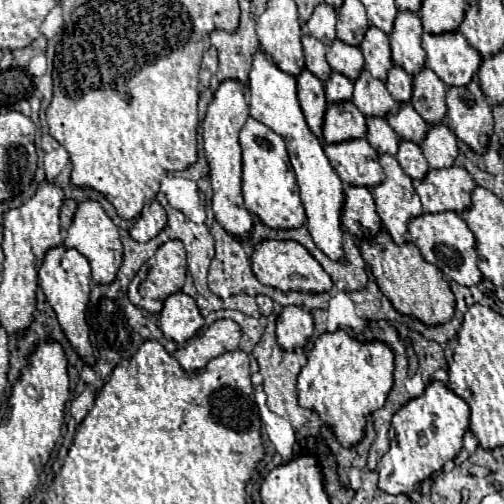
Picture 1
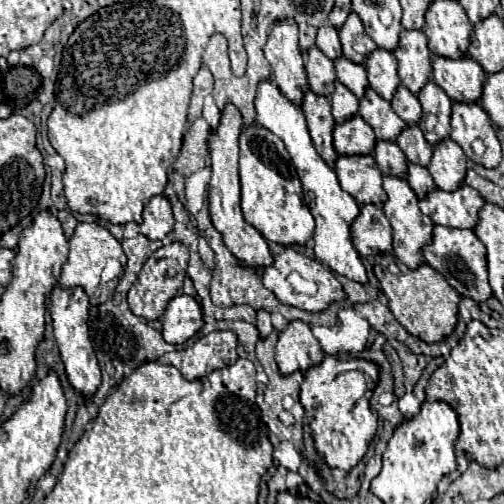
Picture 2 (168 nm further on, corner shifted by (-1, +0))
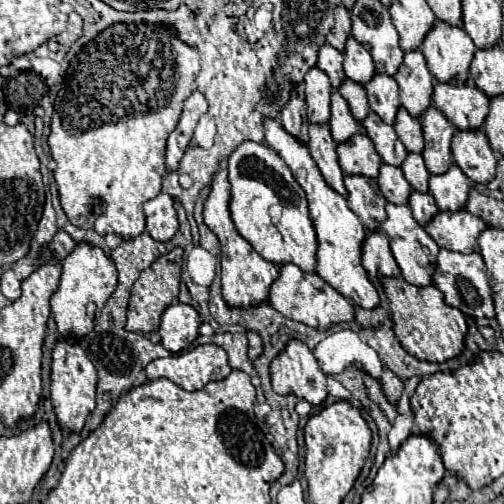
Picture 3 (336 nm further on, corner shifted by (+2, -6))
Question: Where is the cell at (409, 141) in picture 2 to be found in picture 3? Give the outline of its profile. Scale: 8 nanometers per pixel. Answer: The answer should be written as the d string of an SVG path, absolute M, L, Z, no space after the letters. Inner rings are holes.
M408 154L406 162L402 164L402 172L404 172L404 178L410 182L410 186L416 192L428 192L430 174L428 174L420 154Z

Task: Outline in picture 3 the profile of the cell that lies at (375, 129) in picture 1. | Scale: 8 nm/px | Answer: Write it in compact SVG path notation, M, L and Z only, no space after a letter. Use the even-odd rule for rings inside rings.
M382 164L380 176L378 176L378 186L380 186L380 190L382 190L382 194L386 196L388 202L392 202L392 204L408 204L412 188L406 182L400 168Z

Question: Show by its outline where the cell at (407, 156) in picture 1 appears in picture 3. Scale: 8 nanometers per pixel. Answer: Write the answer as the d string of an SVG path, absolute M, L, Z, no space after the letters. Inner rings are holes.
M412 192L408 206L412 208L414 220L416 220L422 228L434 218L434 214L438 214L438 206L436 206L436 202L434 202L434 198L432 198L430 194Z

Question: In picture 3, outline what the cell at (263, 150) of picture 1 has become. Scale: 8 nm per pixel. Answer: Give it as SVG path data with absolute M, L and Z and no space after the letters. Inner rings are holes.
M242 142L228 158L230 218L252 248L278 266L296 264L304 272L316 270L316 230L308 216L306 194L294 180L286 162L266 144Z

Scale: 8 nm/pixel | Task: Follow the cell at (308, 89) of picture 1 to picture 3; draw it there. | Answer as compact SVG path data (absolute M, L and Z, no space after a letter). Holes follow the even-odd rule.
M310 124L310 142L308 142L308 150L310 156L314 158L314 162L318 164L326 184L336 190L338 194L346 196L346 186L342 182L344 174L338 166L338 154L336 154L336 142L328 130L328 126L314 126Z

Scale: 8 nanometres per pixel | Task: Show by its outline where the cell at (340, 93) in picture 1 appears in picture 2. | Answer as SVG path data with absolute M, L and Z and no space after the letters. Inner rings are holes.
M335 82L335 92L331 94L331 108L333 118L339 124L341 120L345 120L345 116L353 116L353 112L357 112L357 98L341 82Z

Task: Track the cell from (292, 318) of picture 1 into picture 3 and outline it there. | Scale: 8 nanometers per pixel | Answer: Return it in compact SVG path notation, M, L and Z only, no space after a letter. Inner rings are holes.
M292 340L270 364L272 388L276 394L294 394L312 406L326 400L326 376L322 374L312 350L300 342Z

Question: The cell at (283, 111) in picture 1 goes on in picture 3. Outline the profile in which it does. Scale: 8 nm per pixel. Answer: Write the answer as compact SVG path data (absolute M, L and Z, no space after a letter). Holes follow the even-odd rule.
M266 118L266 120L264 120L264 128L266 128L266 144L268 144L270 148L274 148L274 150L278 152L278 156L288 164L288 168L292 170L296 182L298 182L298 184L304 188L304 192L306 192L308 208L310 208L310 218L312 218L314 228L316 228L316 234L318 234L318 266L316 266L316 274L318 274L320 278L324 278L324 280L326 280L334 290L338 290L344 298L348 298L354 306L360 306L360 308L366 308L366 310L376 308L376 306L380 304L378 292L376 292L376 288L372 286L372 282L368 280L368 274L366 274L366 270L362 268L362 262L360 262L360 258L362 258L362 242L364 242L364 238L366 238L366 228L362 226L360 218L348 208L346 198L340 196L336 190L332 190L332 188L324 182L324 178L322 178L322 174L320 174L316 162L312 160L308 148L306 148L302 142L298 142L294 136L290 136L290 134L282 128L282 124L276 122L276 120Z

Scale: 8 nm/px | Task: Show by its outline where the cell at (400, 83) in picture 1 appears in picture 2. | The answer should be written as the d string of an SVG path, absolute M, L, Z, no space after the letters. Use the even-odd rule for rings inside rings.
M399 84L393 100L393 110L401 116L401 120L405 120L405 124L417 124L421 118L421 104L417 100L417 96L405 88L403 84Z

